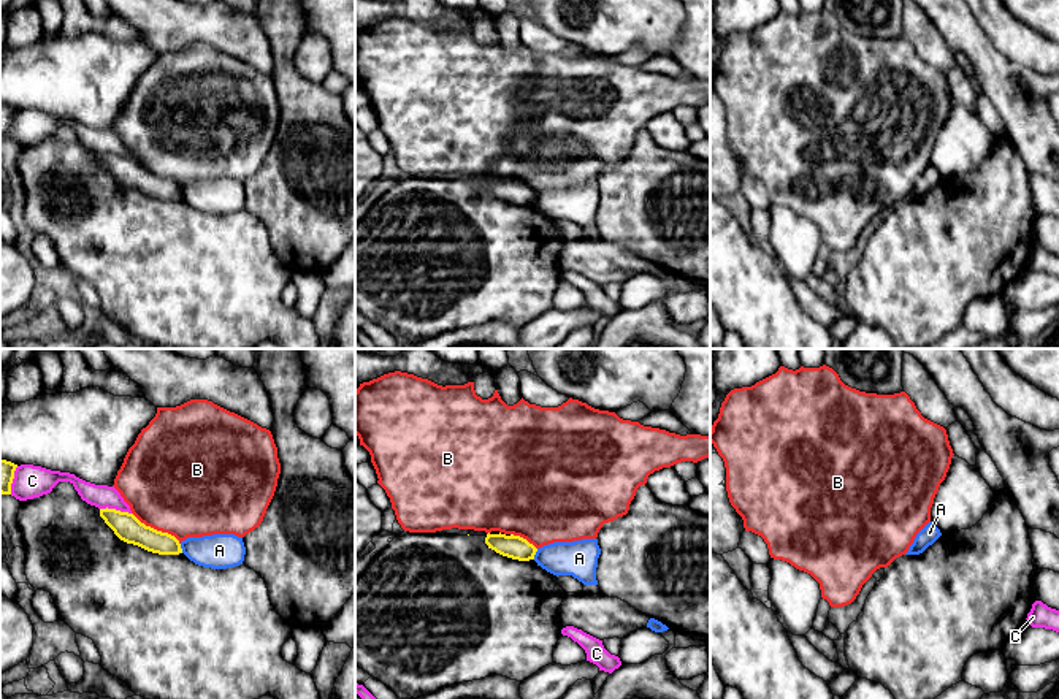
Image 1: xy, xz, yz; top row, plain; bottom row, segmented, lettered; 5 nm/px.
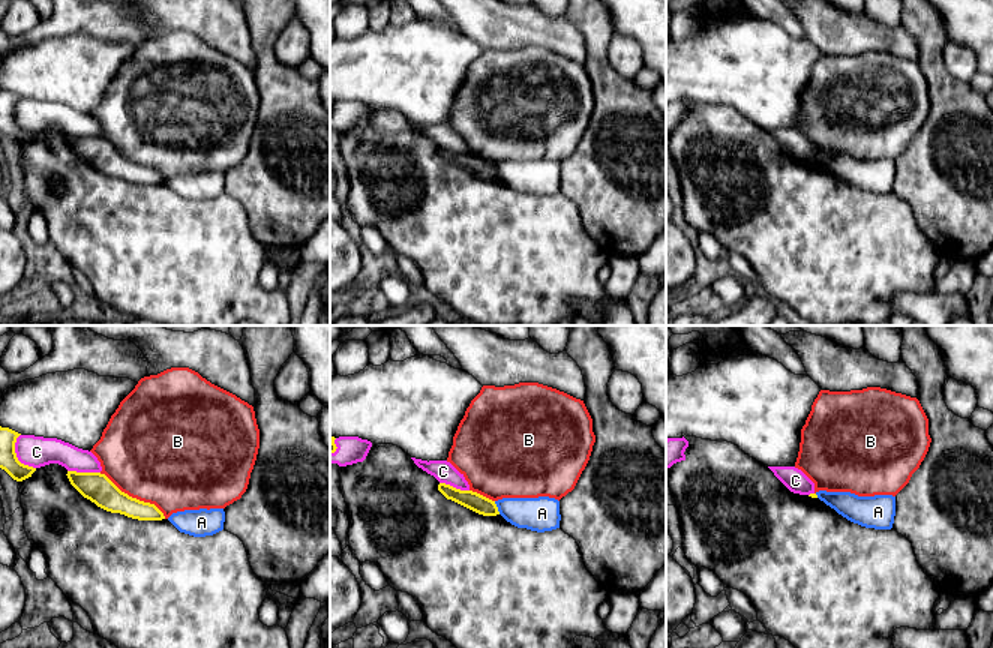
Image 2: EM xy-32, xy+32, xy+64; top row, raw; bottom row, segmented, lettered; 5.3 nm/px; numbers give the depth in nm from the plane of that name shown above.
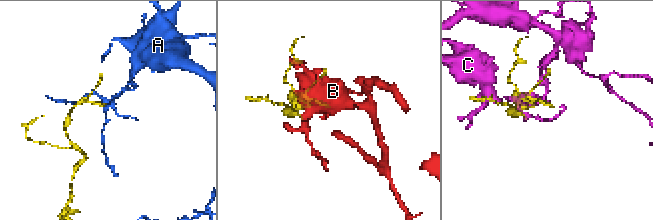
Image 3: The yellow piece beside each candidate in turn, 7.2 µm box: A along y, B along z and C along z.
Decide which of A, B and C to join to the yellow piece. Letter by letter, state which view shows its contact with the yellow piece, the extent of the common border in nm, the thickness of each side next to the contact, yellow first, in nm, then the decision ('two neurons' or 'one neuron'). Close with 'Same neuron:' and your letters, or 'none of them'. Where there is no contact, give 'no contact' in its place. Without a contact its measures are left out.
A: meets yellow in xz; contact 60 nm long; 120 nm thick on the yellow side, 190 nm on the other; two neurons
B: meets yellow in xy; contact 300 nm long; 140 nm thick on the yellow side, 500 nm on the other; two neurons
C: meets yellow in xy; contact 160 nm long; 140 nm thick on the yellow side, 120 nm on the other; two neurons
Same neuron: none of them

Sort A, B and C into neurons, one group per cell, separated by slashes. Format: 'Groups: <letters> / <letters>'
Groups: A / B / C

